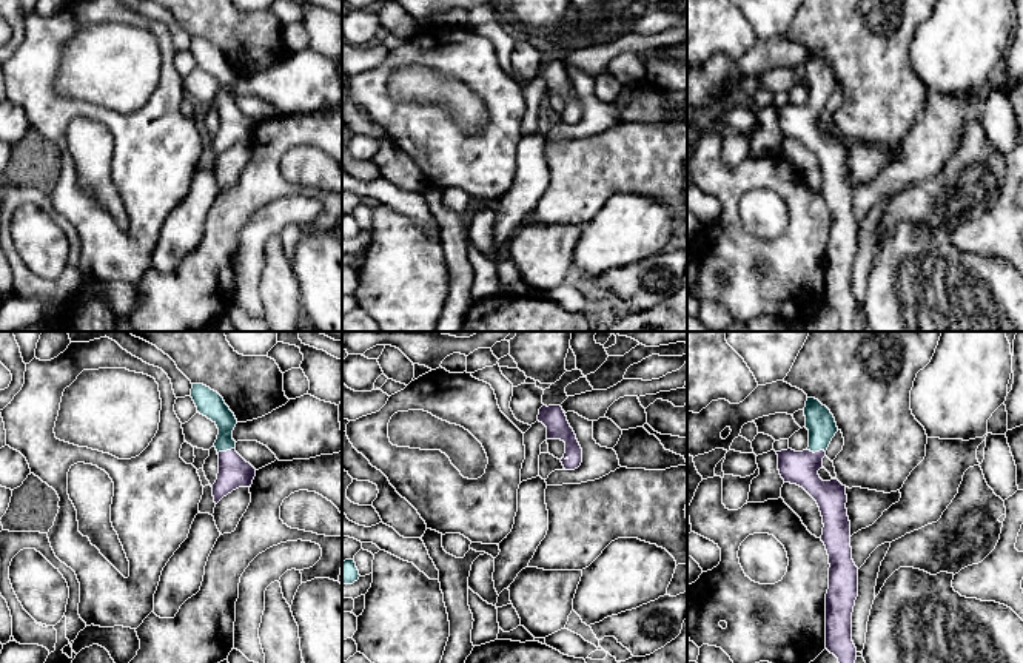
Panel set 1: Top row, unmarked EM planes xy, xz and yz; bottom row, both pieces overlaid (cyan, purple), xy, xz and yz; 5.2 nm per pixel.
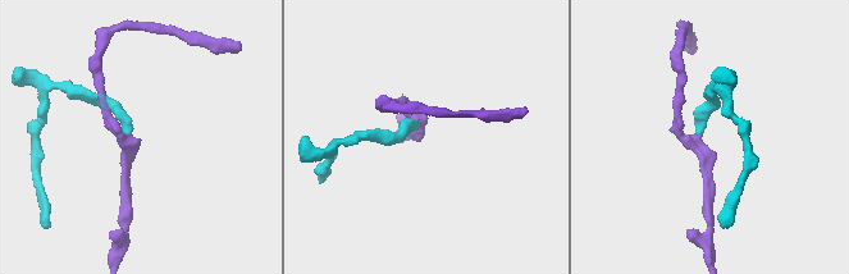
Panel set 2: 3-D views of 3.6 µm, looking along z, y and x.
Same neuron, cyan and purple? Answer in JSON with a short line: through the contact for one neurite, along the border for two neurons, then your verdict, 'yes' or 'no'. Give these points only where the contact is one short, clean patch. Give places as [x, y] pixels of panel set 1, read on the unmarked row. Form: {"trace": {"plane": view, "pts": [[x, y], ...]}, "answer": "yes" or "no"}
{"trace": {"plane": "xy", "pts": [[211, 60], [225, 74], [225, 105], [234, 127]]}, "answer": "yes"}

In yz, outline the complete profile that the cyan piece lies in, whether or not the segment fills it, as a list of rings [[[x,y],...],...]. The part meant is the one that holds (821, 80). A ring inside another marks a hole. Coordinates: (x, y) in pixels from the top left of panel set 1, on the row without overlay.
[[[807,52],[804,62],[806,83],[809,85],[809,102],[803,106],[792,103],[776,106],[778,125],[784,137],[803,142],[818,159],[823,171],[821,196],[829,210],[829,244],[826,248],[826,304],[838,313],[840,332],[854,332],[857,302],[852,296],[852,267],[858,251],[858,222],[852,214],[850,176],[847,171],[846,140],[838,134],[823,136],[818,125],[823,123],[826,105],[838,86],[830,65],[815,52]]]

